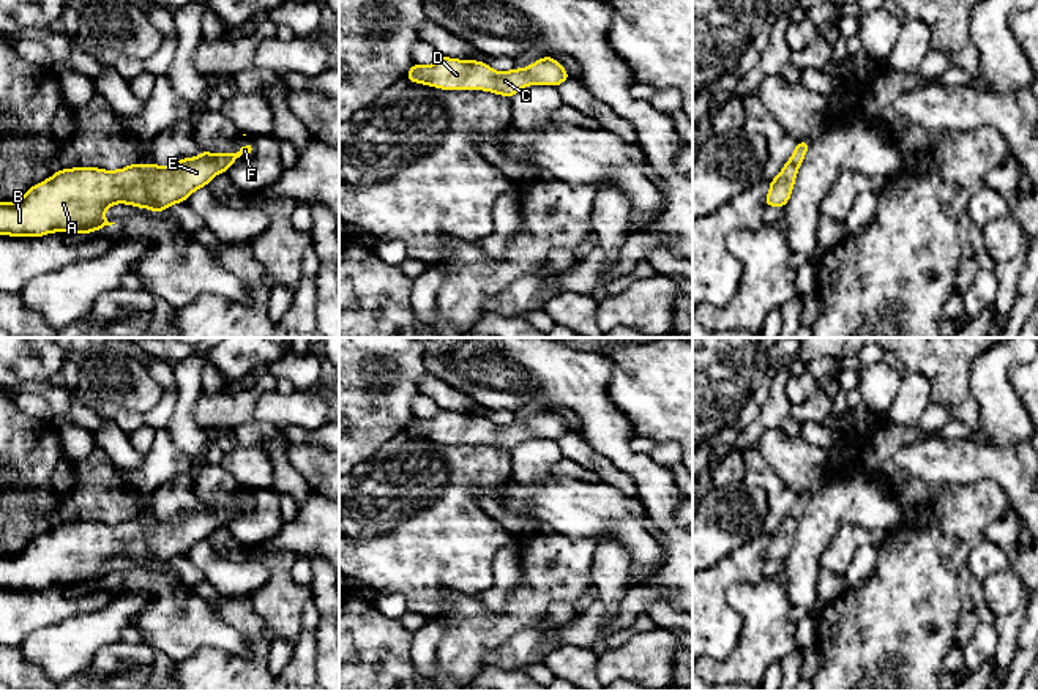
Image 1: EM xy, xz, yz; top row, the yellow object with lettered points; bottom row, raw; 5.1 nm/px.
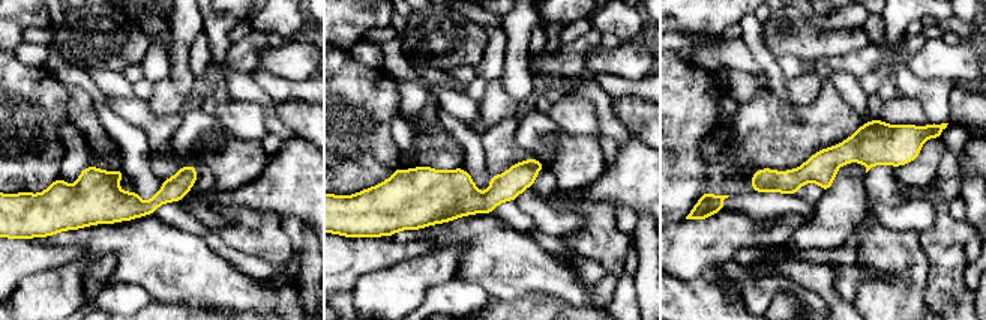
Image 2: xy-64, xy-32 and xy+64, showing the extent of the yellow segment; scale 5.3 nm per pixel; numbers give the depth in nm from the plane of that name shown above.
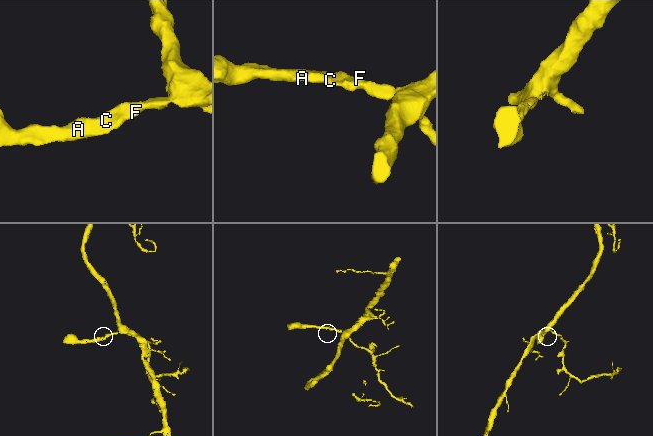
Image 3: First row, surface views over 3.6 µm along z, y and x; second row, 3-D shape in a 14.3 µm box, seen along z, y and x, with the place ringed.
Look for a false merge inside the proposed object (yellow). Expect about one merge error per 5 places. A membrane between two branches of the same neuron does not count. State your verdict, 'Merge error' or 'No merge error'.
No merge error

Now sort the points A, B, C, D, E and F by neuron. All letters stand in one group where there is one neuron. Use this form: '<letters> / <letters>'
A B C D E F

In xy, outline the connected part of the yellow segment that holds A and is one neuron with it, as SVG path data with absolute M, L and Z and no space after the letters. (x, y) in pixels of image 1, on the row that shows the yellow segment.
M251 145L241 147L237 153L208 153L202 150L197 158L183 158L172 167L161 167L155 162L148 166L134 162L118 170L96 167L58 170L50 178L32 186L17 202L0 202L0 235L91 233L115 224L104 218L106 210L115 204L150 208L153 213L167 210L177 202L186 202L196 189L207 186L218 174L227 172L233 161L251 153L251 150Z

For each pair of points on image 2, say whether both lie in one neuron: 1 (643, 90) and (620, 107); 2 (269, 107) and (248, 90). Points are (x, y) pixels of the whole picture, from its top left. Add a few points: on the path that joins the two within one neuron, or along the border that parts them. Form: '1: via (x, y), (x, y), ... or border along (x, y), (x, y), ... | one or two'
1: border along (644, 98), (620, 96), (614, 101) | two
2: via (264, 102), (252, 90) | one

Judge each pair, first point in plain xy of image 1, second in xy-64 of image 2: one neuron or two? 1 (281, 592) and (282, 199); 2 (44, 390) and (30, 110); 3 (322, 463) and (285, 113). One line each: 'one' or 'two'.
1: two
2: two
3: one

